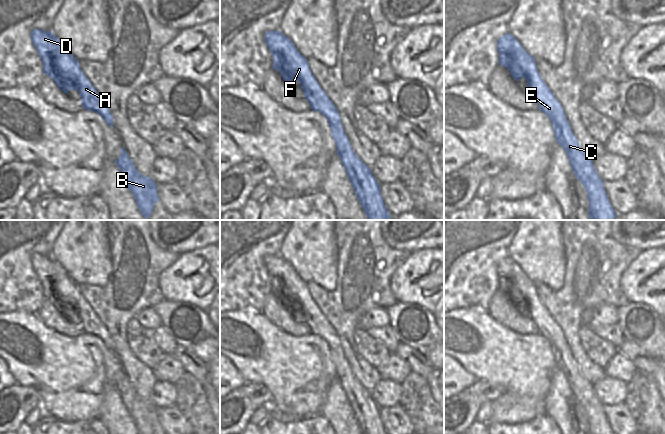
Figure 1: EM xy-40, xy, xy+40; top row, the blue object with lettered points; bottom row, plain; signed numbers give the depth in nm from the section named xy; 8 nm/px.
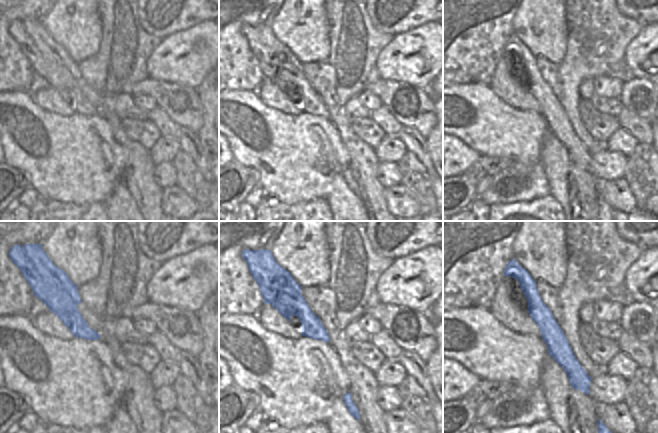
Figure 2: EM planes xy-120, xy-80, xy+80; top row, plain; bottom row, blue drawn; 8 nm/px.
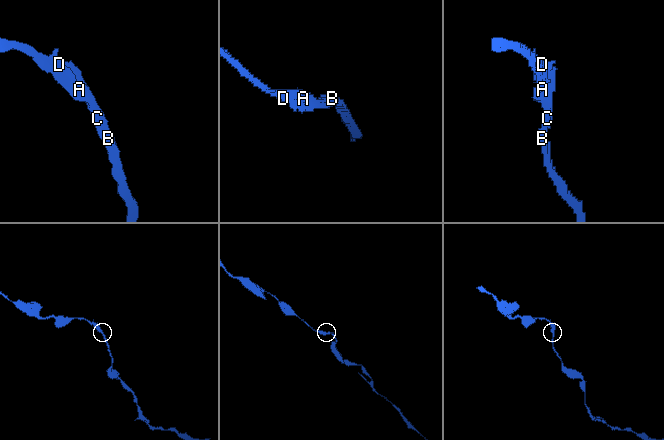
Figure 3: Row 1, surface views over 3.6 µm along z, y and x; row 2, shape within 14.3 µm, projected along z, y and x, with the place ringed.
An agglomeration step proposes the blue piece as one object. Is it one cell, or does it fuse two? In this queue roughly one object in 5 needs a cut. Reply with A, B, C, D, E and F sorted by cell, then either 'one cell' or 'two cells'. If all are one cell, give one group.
groups A B C D E F; one cell

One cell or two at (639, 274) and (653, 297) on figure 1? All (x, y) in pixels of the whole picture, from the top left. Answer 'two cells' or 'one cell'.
one cell

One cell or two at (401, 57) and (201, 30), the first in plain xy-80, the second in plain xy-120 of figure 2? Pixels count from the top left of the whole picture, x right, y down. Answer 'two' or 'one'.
one

